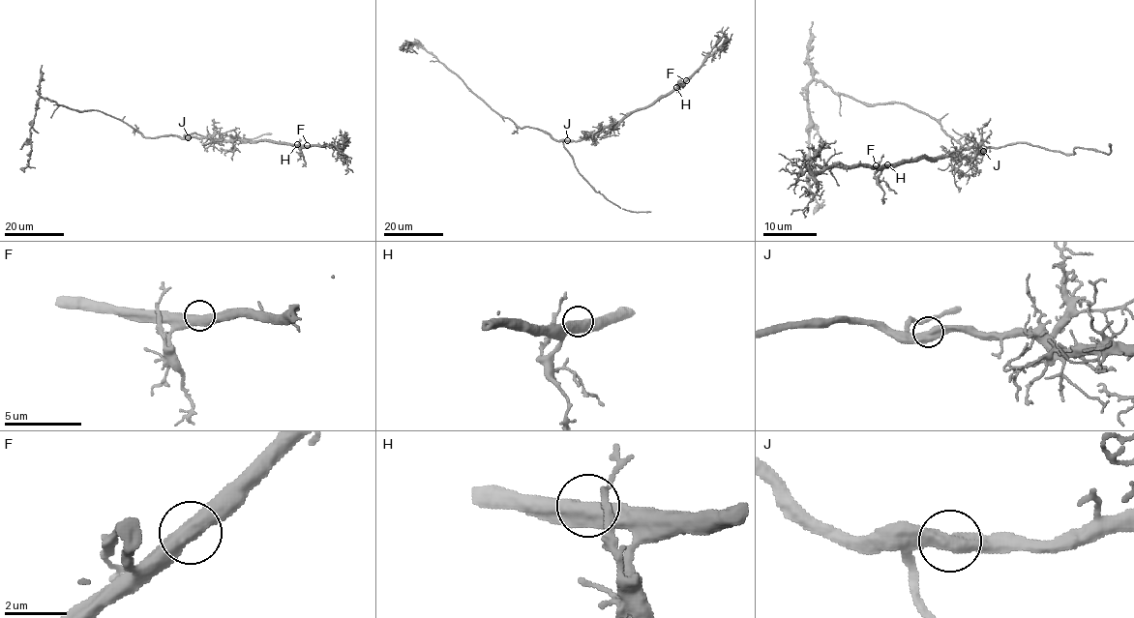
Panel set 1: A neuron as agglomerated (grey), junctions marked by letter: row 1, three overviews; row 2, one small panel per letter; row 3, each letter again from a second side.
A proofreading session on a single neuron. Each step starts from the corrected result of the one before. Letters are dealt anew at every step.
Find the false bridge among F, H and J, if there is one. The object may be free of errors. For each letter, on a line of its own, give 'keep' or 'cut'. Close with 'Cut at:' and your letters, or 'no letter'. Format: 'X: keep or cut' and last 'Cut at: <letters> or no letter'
F: keep
H: keep
J: keep
Cut at: no letter

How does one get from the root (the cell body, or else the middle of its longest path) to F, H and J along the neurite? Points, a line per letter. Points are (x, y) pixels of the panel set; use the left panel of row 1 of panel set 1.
F: (163, 136), (208, 137), (213, 141), (275, 141), (307, 145)
H: (163, 136), (297, 144)
J: (163, 136), (188, 137)

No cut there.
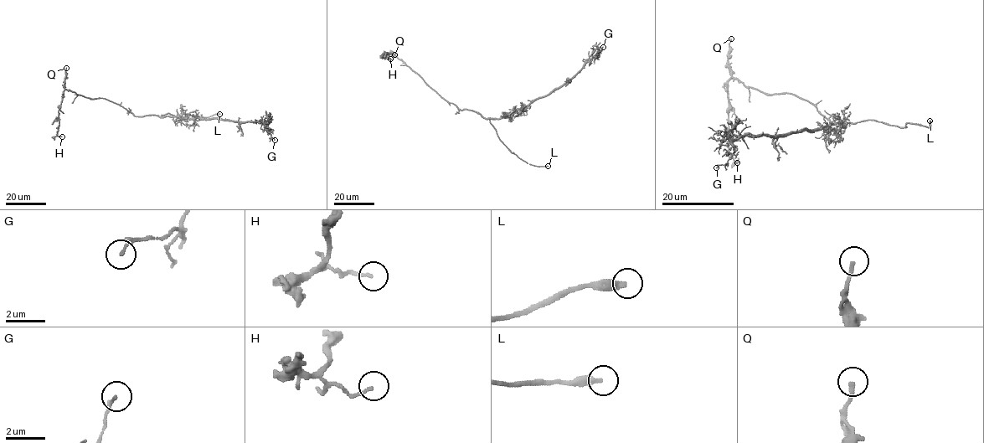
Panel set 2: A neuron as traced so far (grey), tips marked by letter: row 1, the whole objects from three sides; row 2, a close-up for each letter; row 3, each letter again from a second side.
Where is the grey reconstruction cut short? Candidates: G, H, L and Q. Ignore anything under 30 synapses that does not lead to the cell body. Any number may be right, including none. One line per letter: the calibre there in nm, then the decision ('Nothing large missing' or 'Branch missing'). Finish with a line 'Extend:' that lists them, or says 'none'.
G: Thickness 170 nm. Nothing large missing
H: Thickness 130 nm. Nothing large missing
L: Thickness 340 nm. Branch missing
Q: Thickness 150 nm. Nothing large missing
Extend: L

